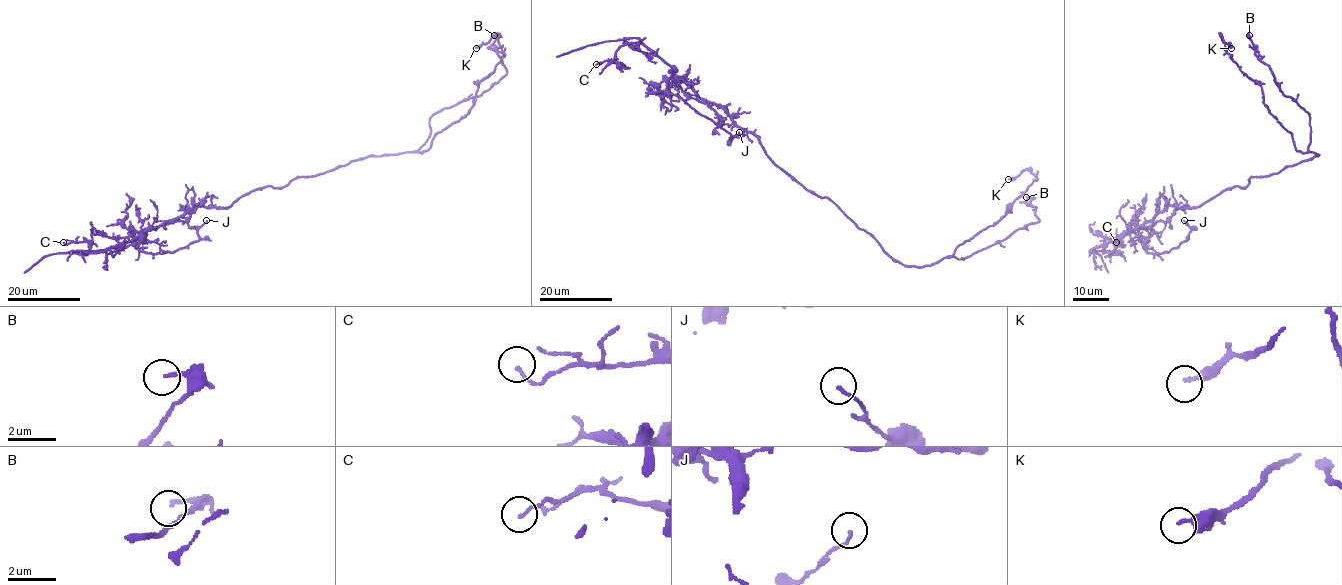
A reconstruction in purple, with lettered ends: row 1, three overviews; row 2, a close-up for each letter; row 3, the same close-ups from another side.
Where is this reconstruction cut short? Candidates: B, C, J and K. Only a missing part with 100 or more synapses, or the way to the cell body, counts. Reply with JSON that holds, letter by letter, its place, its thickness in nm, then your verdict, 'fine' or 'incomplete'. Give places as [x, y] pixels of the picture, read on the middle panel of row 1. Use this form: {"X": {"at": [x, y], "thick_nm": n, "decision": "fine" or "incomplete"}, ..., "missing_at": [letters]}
{"B": {"at": [1026, 197], "thick_nm": 130, "decision": "fine"}, "C": {"at": [596, 64], "thick_nm": 110, "decision": "fine"}, "J": {"at": [739, 132], "thick_nm": 110, "decision": "fine"}, "K": {"at": [1008, 179], "thick_nm": 220, "decision": "fine"}, "missing_at": []}

